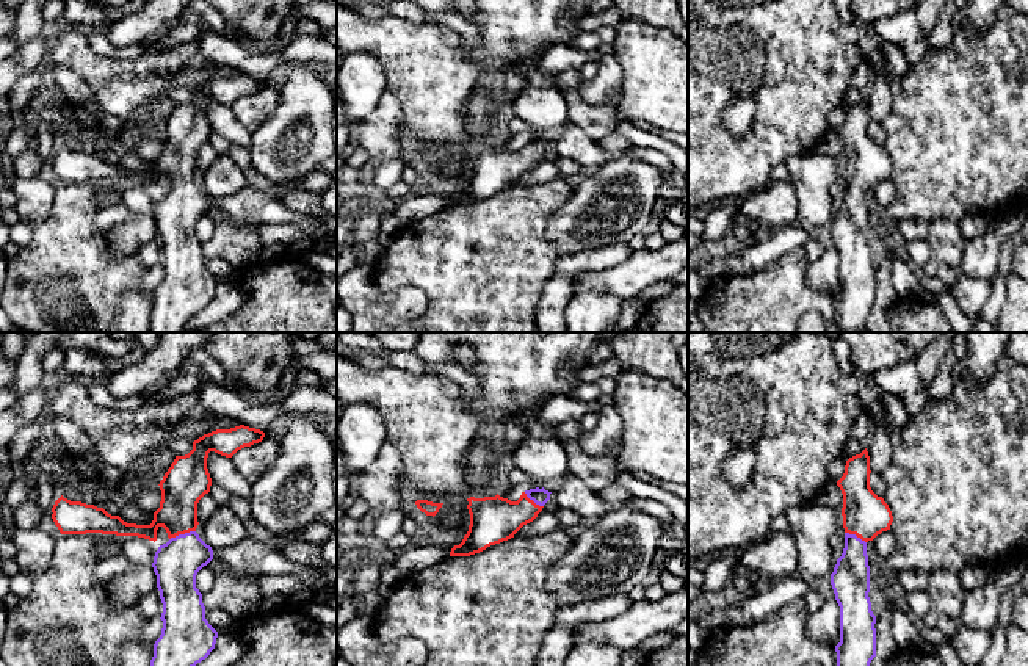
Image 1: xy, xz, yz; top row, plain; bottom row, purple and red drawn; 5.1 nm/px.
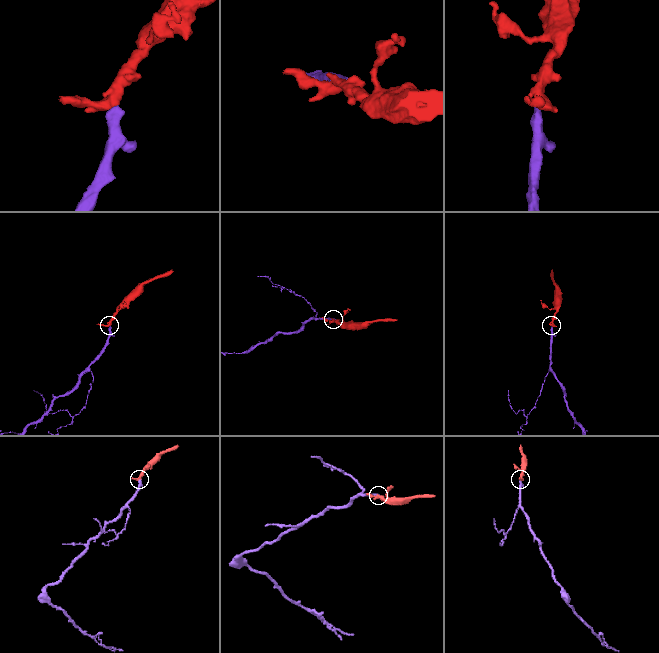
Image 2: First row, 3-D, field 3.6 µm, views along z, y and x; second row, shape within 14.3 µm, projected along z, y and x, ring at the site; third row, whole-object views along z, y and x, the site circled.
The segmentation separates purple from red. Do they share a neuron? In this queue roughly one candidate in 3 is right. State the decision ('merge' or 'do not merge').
merge

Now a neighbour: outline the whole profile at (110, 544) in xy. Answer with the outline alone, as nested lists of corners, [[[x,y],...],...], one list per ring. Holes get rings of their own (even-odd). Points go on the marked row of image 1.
[[[105,536],[102,538],[102,558],[118,555],[121,552],[122,536]]]

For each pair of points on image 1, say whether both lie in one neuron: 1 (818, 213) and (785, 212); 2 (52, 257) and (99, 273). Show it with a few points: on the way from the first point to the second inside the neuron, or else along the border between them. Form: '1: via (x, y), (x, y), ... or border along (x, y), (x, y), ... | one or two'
1: border along (790, 180), (796, 198), (798, 221) | two
2: via (63, 268), (69, 273), (88, 273) | one

